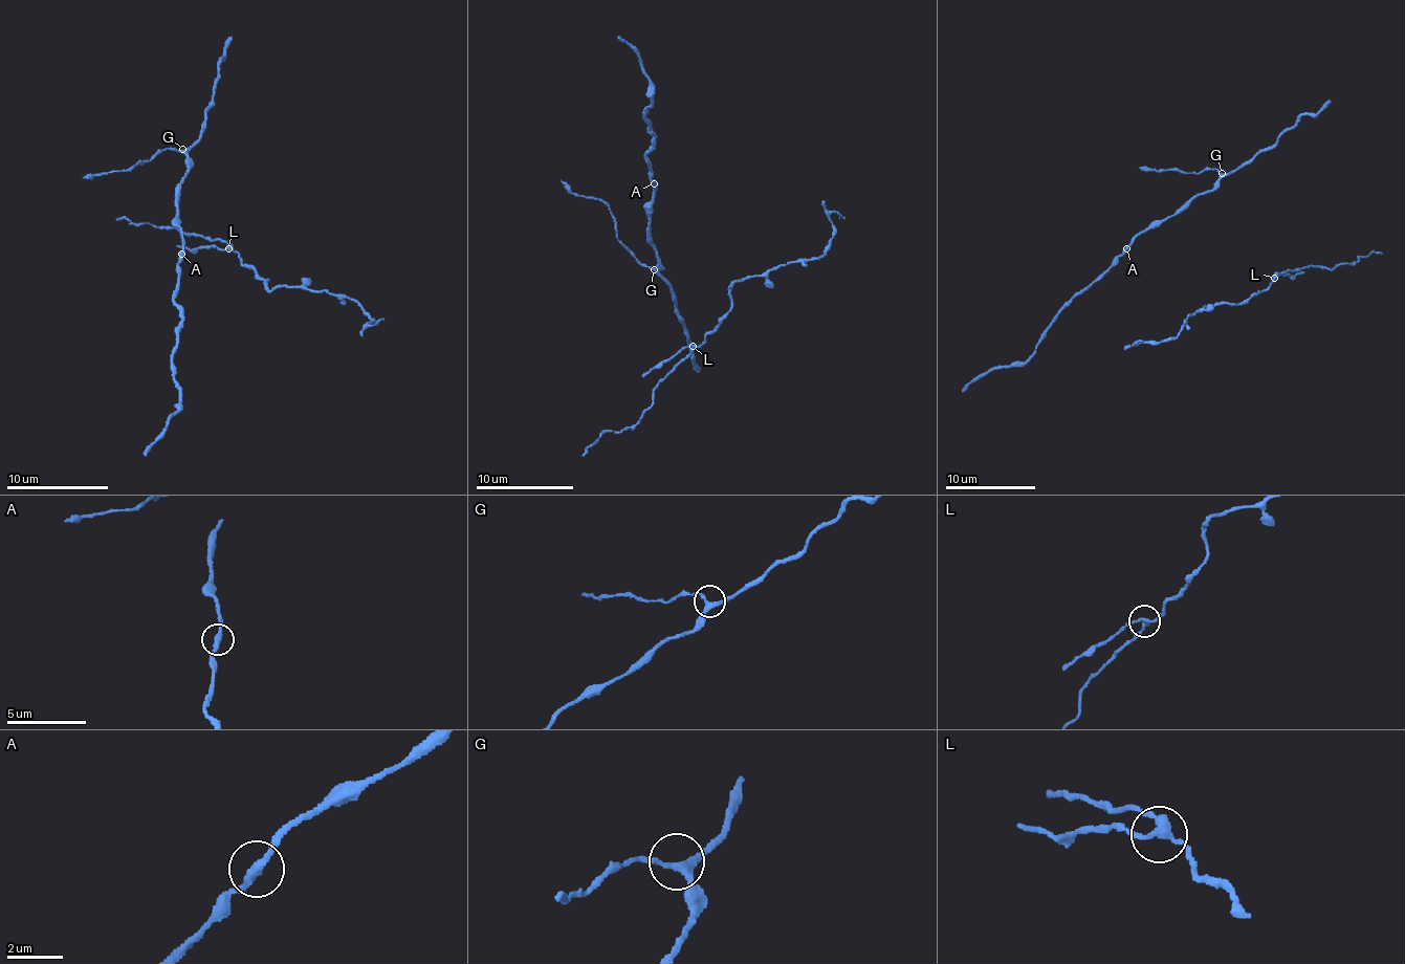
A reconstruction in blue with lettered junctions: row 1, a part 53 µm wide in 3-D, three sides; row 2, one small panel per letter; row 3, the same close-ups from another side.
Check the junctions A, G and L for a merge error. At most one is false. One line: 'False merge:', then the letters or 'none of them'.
False merge: L

